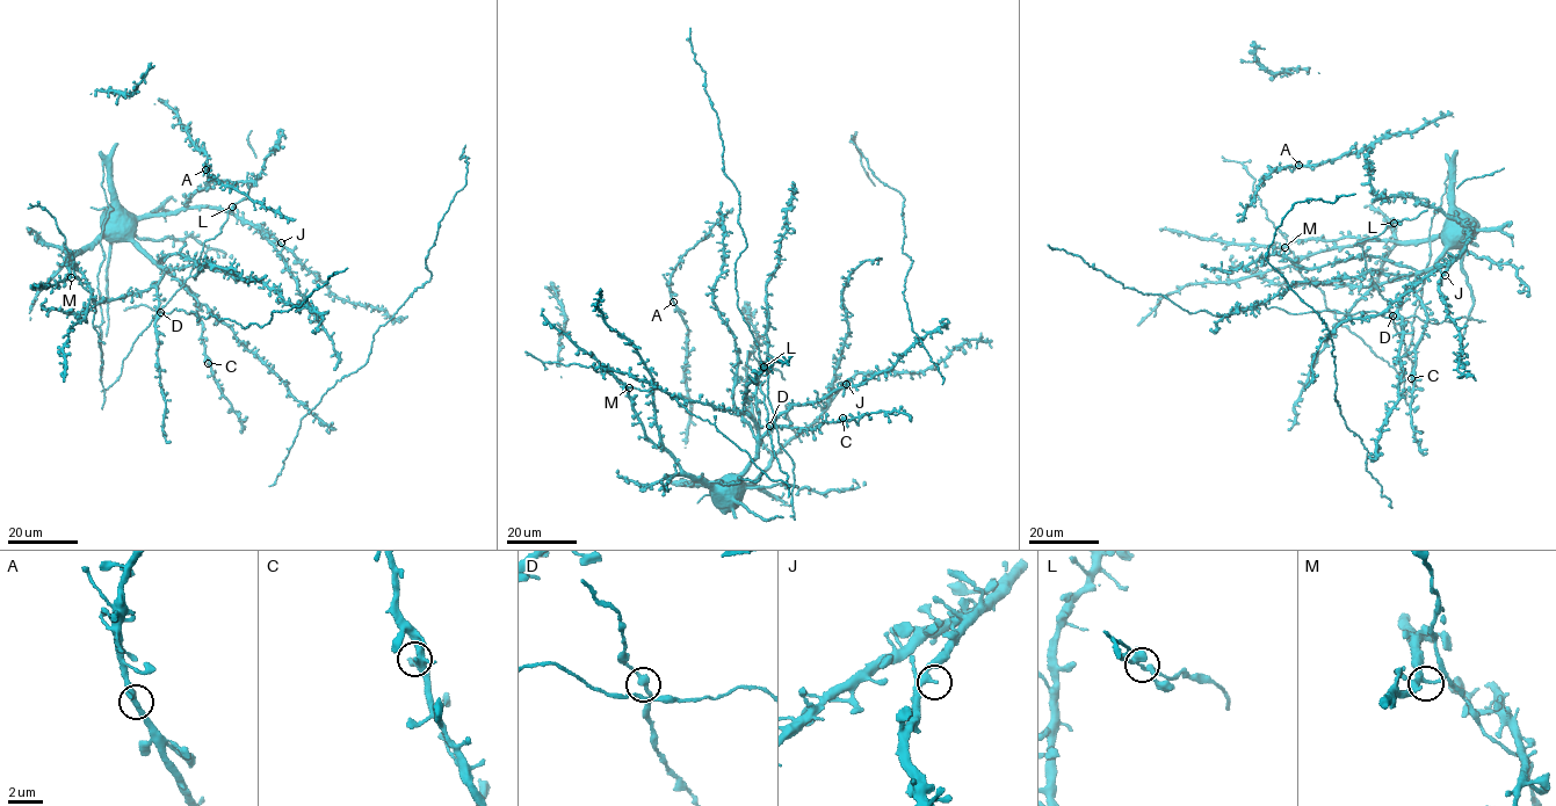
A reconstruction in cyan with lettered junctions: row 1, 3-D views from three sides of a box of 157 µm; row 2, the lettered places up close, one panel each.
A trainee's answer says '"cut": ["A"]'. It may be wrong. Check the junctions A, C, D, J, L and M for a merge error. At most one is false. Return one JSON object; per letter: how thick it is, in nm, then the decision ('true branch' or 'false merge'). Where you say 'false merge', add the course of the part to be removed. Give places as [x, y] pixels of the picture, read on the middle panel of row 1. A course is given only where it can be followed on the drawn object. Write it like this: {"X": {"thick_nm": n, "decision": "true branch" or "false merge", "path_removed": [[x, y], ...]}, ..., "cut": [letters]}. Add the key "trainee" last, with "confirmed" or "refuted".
{"A": {"thick_nm": 240, "decision": "true branch"}, "C": {"thick_nm": 280, "decision": "true branch"}, "D": {"thick_nm": 220, "decision": "true branch"}, "J": {"thick_nm": 200, "decision": "true branch"}, "L": {"thick_nm": 220, "decision": "true branch"}, "M": {"thick_nm": 280, "decision": "true branch"}, "cut": [], "trainee": "refuted"}

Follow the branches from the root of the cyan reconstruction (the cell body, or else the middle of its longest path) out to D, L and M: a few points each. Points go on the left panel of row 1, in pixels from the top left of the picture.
D: (115, 236), (127, 239), (161, 266), (181, 269), (193, 266), (190, 275), (160, 312)
L: (115, 236), (127, 239), (161, 266), (181, 269), (196, 264), (203, 244), (221, 233), (232, 207)
M: (115, 236), (98, 236), (79, 253), (65, 258), (71, 277)

